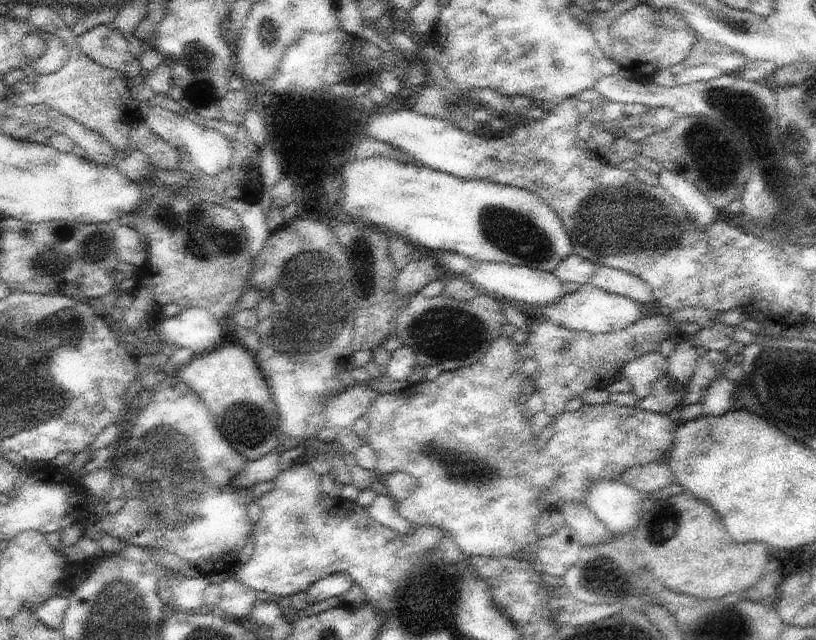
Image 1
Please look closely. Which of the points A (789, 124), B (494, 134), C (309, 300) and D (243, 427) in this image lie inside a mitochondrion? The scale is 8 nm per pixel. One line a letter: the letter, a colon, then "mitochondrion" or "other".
A: mitochondrion
B: other
C: mitochondrion
D: mitochondrion

